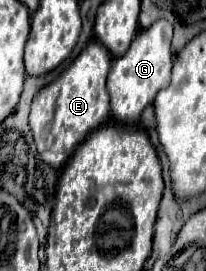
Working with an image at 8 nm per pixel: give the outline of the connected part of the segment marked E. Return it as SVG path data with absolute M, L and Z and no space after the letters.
M91 39L87 47L77 55L73 65L69 65L53 83L45 85L31 103L29 125L33 131L37 153L45 163L59 169L73 155L77 143L89 135L89 131L109 121L109 93L105 79L111 67L111 55L105 47Z

